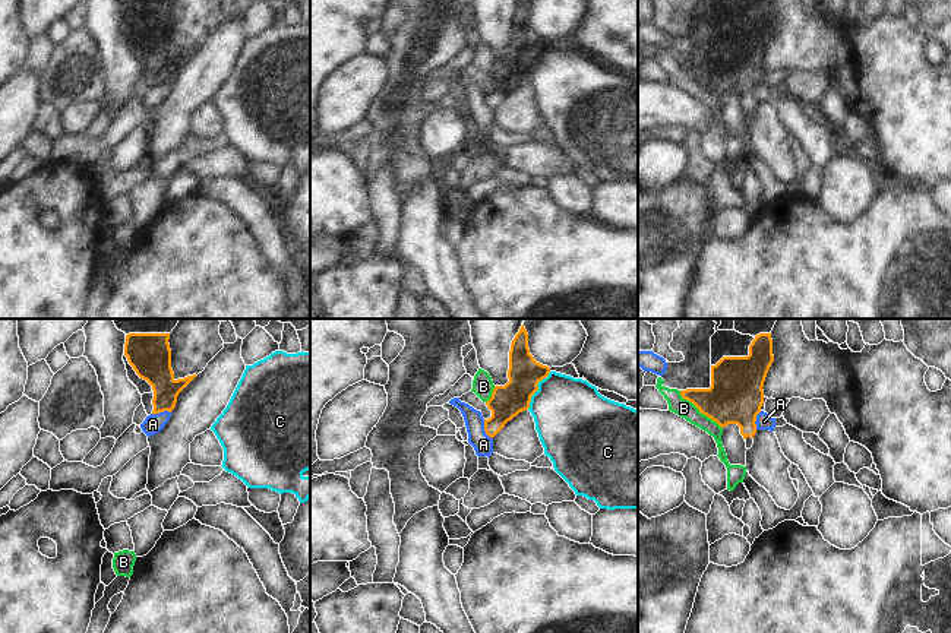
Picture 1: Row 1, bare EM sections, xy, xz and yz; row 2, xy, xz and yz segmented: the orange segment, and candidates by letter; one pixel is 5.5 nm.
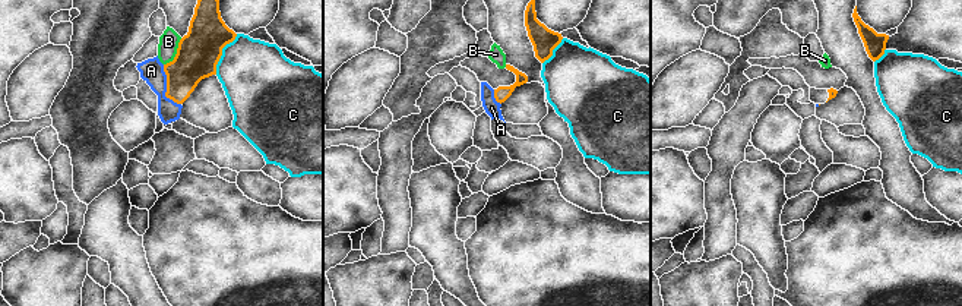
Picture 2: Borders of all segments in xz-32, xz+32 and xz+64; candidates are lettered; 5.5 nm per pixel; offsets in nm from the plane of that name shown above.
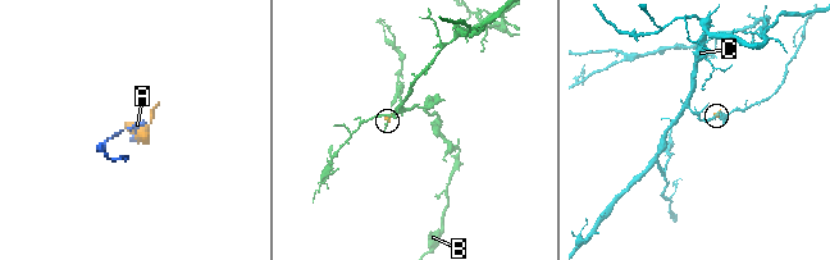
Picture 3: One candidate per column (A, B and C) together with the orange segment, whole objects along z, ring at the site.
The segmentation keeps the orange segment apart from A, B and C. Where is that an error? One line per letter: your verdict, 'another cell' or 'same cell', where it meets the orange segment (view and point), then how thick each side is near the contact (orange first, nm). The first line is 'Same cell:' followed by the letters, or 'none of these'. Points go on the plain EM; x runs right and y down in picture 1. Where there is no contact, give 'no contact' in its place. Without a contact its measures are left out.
Same cell: none of these
A: another cell | xz (485, 103) | 180/110 nm
B: another cell | yz (700, 84) | 300/100 nm
C: another cell | xz (537, 62) | 180/400 nm

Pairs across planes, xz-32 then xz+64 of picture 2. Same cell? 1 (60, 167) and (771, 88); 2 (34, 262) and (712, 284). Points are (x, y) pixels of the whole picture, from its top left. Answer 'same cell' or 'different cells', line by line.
1: same cell
2: same cell

